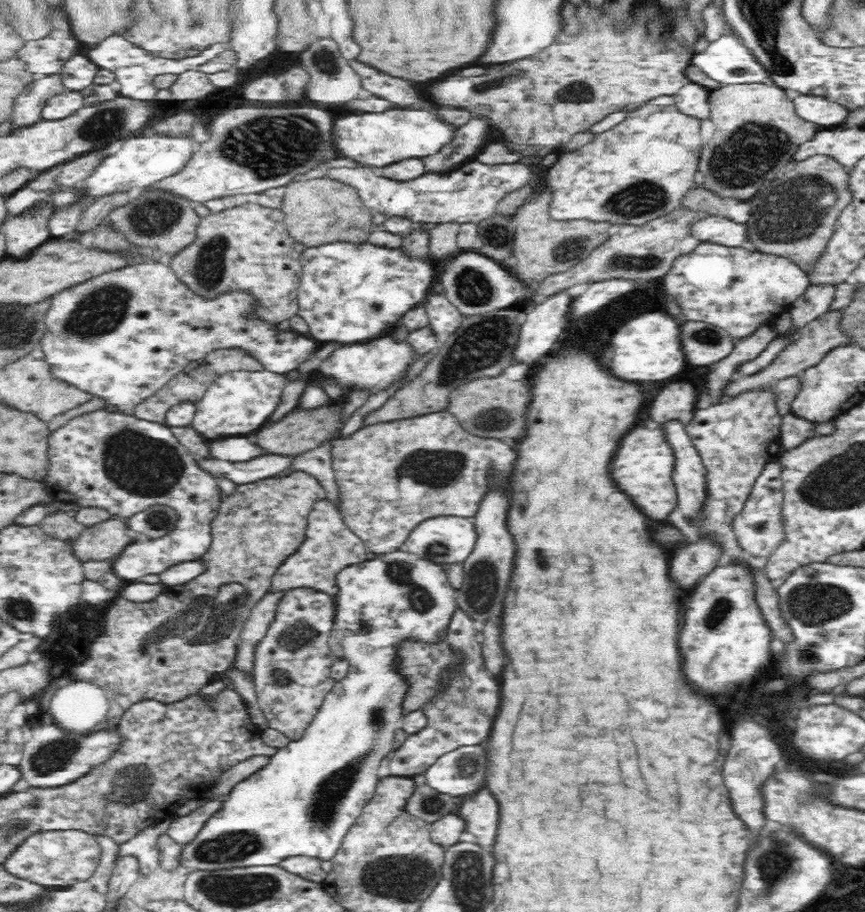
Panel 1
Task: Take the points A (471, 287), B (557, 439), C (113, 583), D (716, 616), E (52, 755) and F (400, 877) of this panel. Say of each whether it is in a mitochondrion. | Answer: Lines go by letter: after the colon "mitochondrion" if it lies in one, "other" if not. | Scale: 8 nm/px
A: mitochondrion
B: other
C: other
D: mitochondrion
E: mitochondrion
F: mitochondrion

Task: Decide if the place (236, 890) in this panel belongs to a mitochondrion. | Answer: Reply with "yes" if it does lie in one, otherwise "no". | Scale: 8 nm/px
yes

